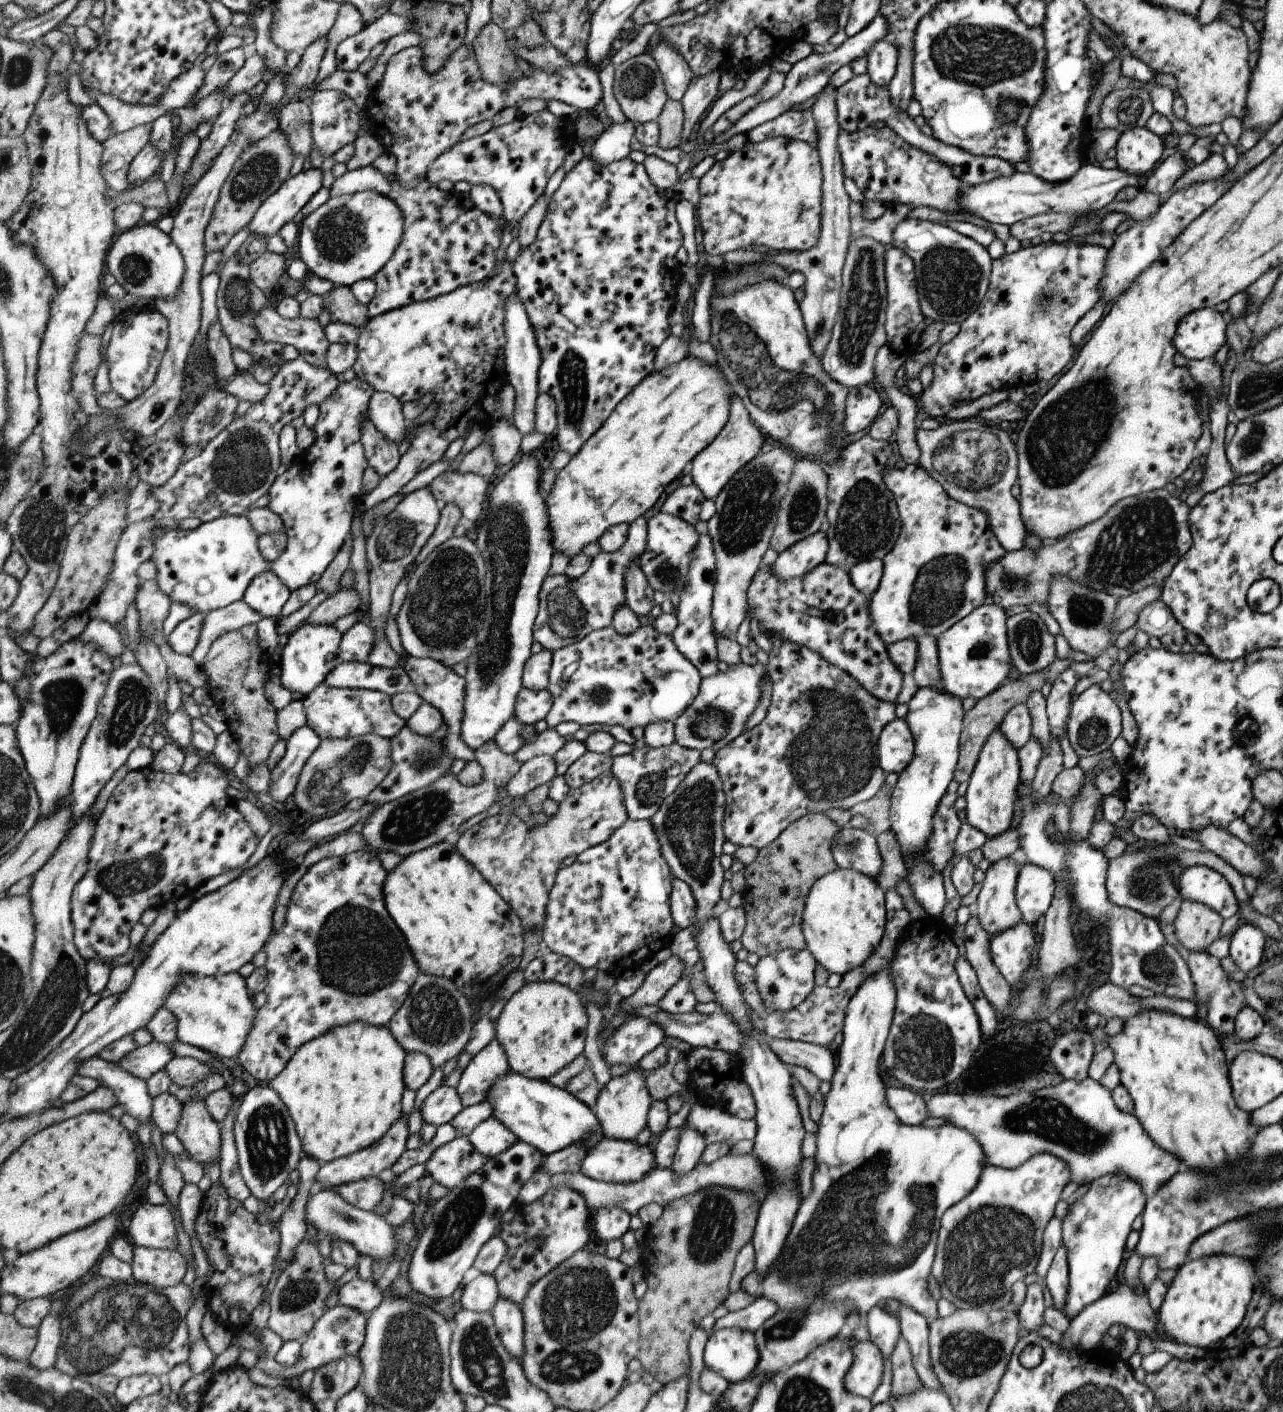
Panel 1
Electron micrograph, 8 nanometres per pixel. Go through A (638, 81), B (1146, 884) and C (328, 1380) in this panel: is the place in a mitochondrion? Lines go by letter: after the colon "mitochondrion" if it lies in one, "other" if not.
A: mitochondrion
B: mitochondrion
C: mitochondrion

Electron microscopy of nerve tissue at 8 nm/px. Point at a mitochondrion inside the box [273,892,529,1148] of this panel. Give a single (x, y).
(366, 959)

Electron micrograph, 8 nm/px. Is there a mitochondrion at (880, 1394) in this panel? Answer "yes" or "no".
no

